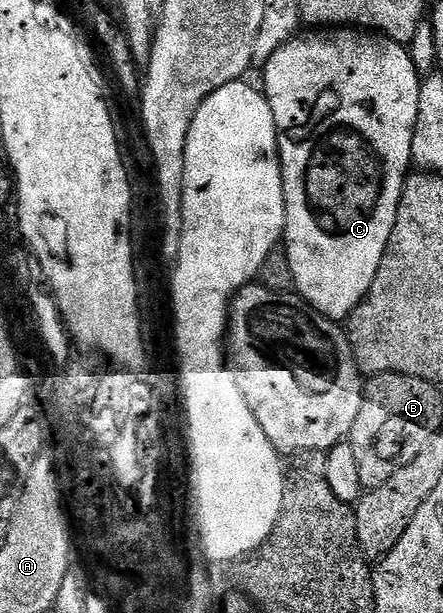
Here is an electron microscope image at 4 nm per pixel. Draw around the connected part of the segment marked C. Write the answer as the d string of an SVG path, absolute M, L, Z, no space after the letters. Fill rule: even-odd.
M329 27L324 31L309 31L306 37L298 35L283 47L279 47L275 55L271 55L269 62L263 66L263 73L263 92L269 101L271 115L275 115L277 128L277 155L281 158L281 178L285 196L283 248L291 263L293 284L309 308L341 323L353 314L357 304L367 295L371 283L375 283L379 263L383 263L383 251L387 251L387 243L395 227L401 192L413 159L413 128L419 115L419 91L423 77L417 72L406 46L395 43L390 37L370 35L356 27Z

